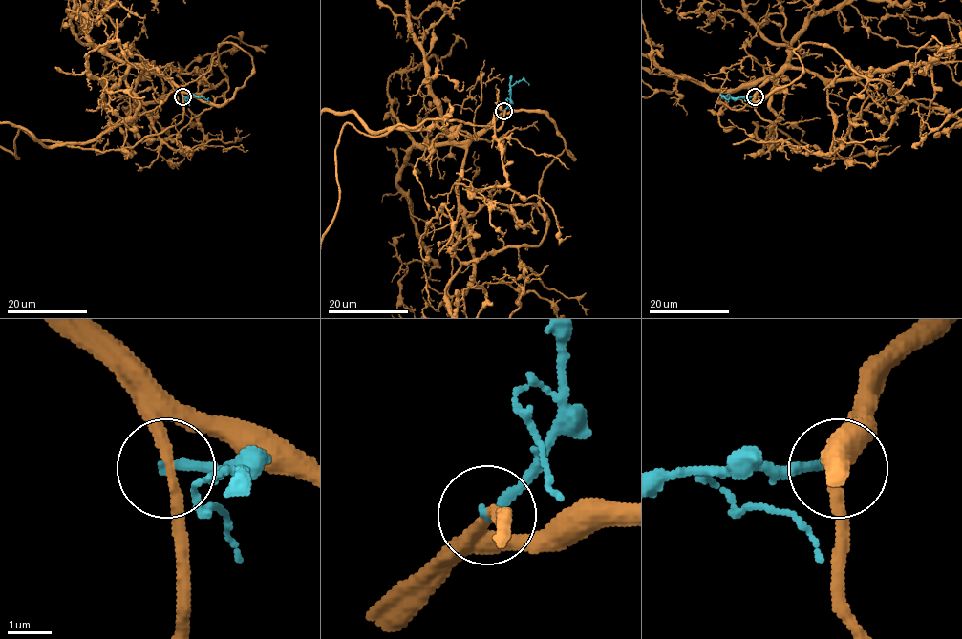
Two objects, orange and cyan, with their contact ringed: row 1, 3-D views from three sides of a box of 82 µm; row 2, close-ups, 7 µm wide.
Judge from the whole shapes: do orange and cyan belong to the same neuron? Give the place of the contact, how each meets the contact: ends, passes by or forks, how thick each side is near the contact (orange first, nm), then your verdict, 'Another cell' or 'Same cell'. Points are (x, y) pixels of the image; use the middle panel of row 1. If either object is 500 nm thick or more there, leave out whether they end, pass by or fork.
Place: (503, 111). At the ring orange passes by. At the ring cyan ends. Thickness 240 nm (orange) against 240 nm. Another cell

